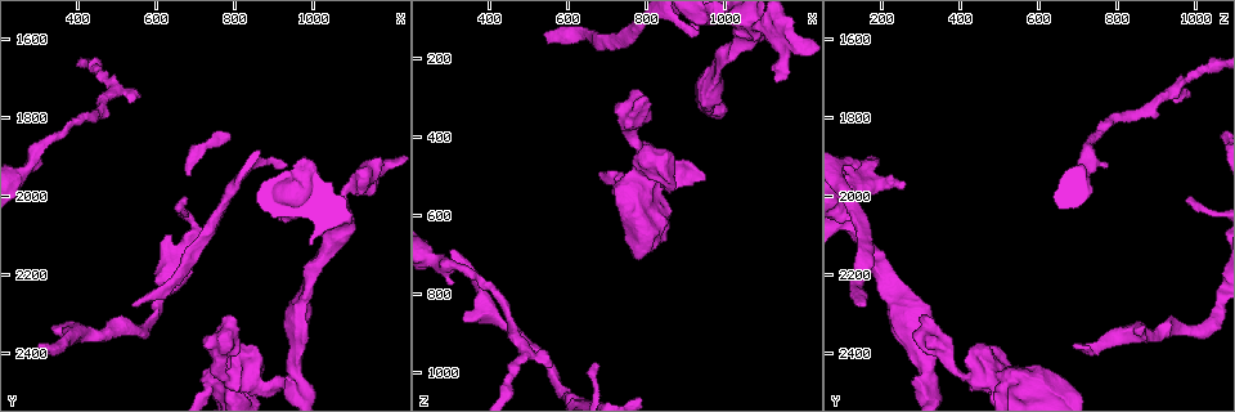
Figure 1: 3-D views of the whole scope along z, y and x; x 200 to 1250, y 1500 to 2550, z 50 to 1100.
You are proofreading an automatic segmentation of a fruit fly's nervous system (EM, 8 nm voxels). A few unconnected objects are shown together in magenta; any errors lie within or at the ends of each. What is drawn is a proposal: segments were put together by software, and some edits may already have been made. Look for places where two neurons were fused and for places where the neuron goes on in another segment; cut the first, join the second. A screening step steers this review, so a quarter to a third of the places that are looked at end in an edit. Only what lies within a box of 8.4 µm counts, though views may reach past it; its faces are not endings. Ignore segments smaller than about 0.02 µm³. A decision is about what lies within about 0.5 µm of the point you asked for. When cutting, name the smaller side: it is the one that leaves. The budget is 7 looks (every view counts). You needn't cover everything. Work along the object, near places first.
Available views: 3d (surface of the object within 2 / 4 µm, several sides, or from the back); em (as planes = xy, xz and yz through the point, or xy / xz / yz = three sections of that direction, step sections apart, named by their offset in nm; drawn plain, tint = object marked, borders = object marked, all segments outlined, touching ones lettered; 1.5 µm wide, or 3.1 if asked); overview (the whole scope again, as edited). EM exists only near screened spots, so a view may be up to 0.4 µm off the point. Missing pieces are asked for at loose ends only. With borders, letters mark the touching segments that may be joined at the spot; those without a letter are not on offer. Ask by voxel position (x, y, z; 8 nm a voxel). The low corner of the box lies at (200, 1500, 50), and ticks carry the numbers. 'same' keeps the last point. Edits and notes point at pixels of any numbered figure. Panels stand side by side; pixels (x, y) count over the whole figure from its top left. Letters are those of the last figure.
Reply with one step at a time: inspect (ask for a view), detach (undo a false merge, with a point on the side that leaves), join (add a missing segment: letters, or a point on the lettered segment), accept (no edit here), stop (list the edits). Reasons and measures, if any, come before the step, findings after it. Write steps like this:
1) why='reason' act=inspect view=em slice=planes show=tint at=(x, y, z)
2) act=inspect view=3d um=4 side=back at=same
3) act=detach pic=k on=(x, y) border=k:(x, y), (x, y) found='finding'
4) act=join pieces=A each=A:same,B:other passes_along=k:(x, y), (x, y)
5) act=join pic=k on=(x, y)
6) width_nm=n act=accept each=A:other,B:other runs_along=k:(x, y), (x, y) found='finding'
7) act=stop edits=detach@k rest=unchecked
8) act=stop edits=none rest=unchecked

why='thin end' act=inspect view=3d um=2 at=(540, 2275, 140)

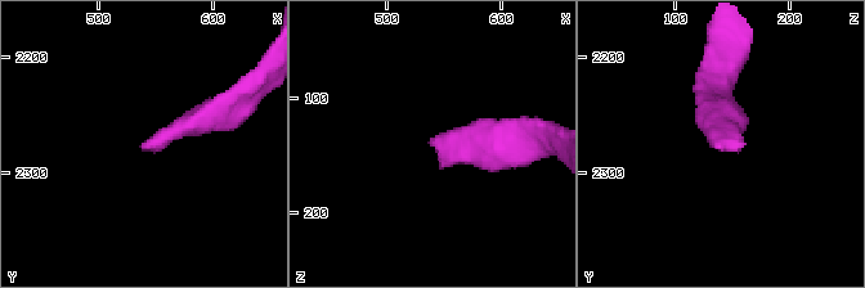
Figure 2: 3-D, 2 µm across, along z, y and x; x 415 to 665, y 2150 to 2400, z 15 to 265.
why='need the tissue' act=inspect view=em slice=xz step=8 show=borders at=(538, 2278, 138)

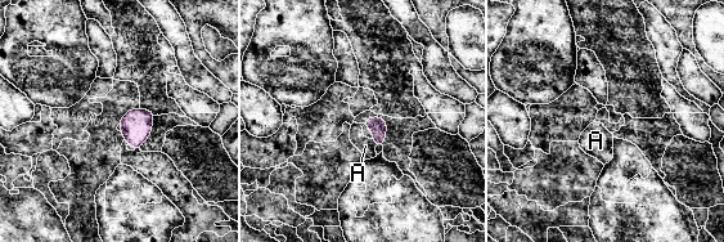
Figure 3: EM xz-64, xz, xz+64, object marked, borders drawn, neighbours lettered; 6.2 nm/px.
act=inspect view=em slice=planes show=borders at=same

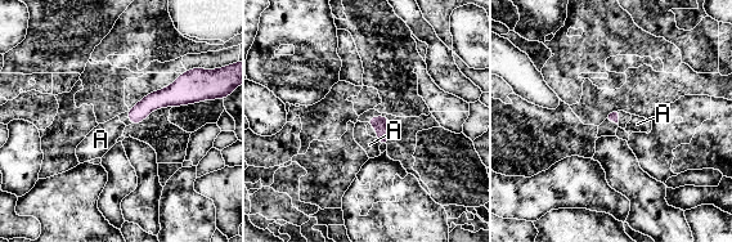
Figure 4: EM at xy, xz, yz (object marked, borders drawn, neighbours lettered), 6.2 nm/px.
act=join pieces=A each=A:same found='the neuron continues'

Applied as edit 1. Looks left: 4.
why='redraw' act=inspect view=overview

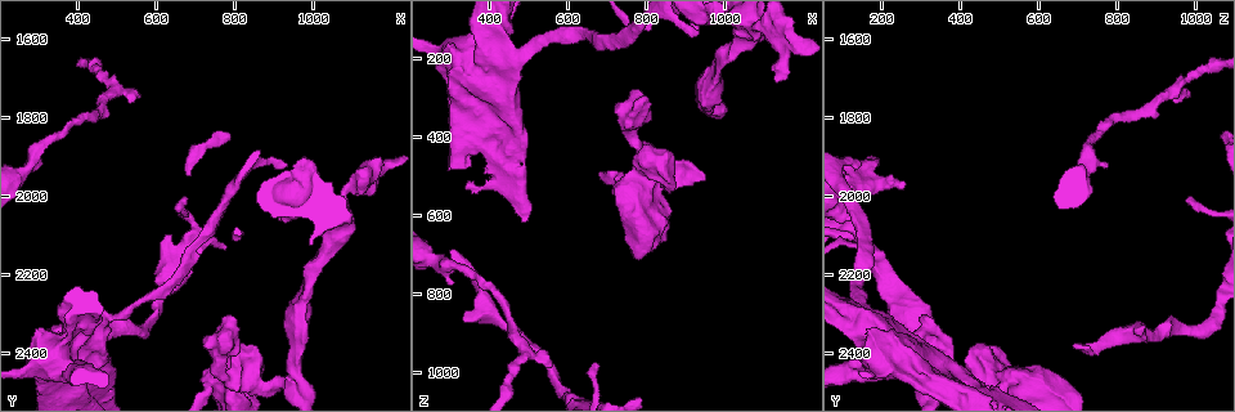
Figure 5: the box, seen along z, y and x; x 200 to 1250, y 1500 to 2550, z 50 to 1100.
why='free end' act=inspect view=em slice=planes show=borders at=(295, 2380, 695)

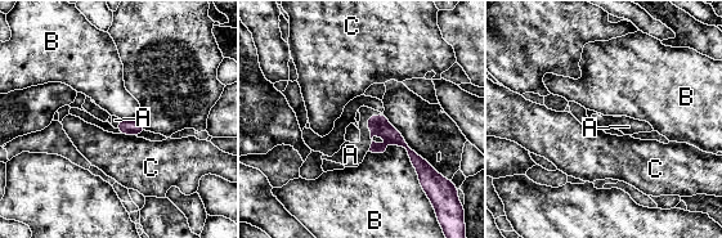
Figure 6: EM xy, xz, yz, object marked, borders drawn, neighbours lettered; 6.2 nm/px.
longest_contact=B:460nm act=join pieces=A each=A:same,B:other,C:other passes_along=6:(380, 125), (368, 128), (350, 155) found='it goes on there'

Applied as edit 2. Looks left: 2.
act=stop edits=join@4,join@6 rest=unchecked

